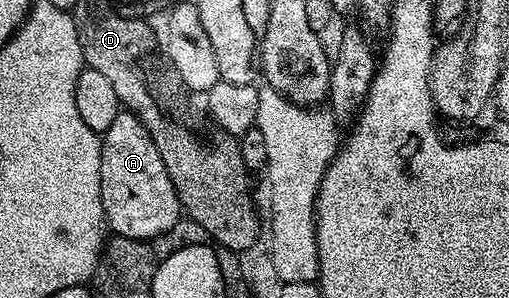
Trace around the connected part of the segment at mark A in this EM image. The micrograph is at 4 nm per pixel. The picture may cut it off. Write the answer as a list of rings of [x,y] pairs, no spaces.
[[[122,110],[110,122],[110,130],[102,133],[100,145],[100,193],[104,207],[104,219],[109,229],[113,228],[116,236],[125,236],[128,240],[155,241],[163,232],[169,232],[181,219],[180,199],[174,190],[174,182],[166,174],[166,166],[162,166],[162,154],[158,146],[154,146],[154,138],[146,130],[144,123],[134,112]]]

